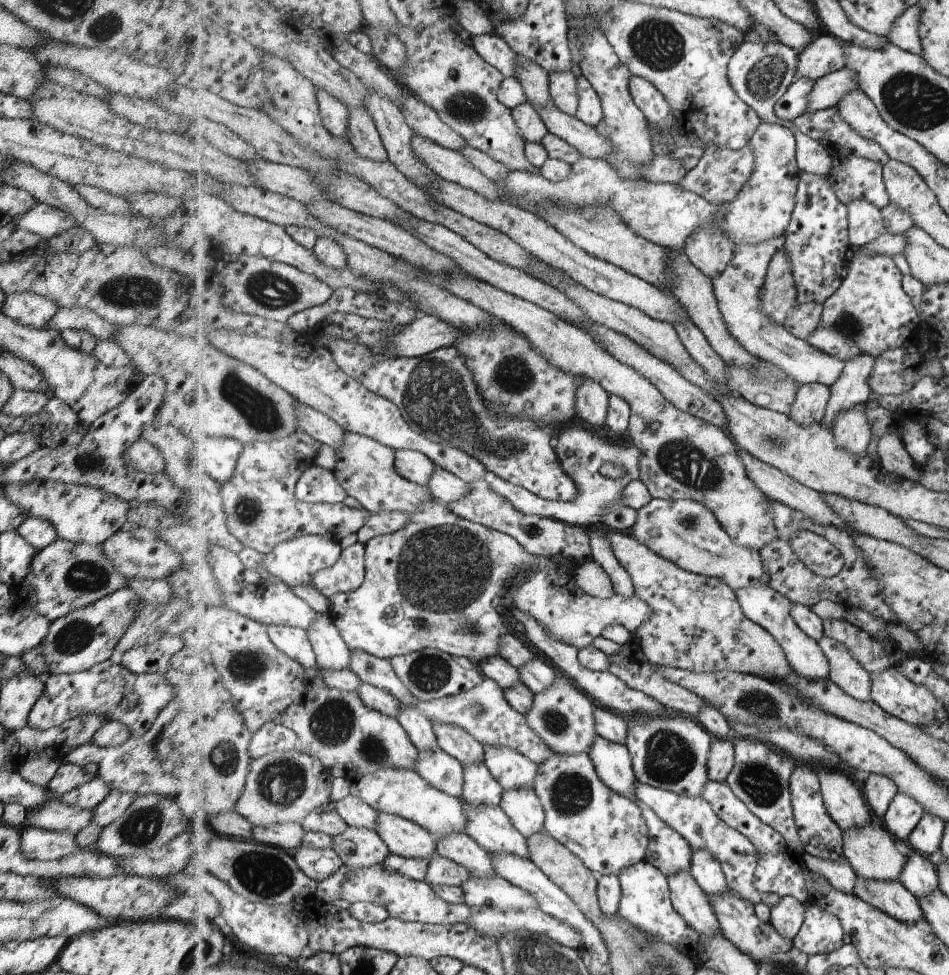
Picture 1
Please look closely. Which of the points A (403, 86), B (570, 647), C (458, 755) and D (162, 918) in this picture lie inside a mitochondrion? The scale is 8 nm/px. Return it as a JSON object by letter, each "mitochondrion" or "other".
{"A":"other","B":"other","C":"other","D":"other"}

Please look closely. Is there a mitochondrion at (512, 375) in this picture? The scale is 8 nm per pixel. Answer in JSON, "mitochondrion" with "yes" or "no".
{"mitochondrion":"yes"}

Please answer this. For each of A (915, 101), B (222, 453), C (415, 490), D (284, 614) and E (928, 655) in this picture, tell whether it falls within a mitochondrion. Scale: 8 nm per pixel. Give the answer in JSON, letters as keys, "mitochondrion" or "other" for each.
{"A":"mitochondrion","B":"other","C":"other","D":"other","E":"other"}

